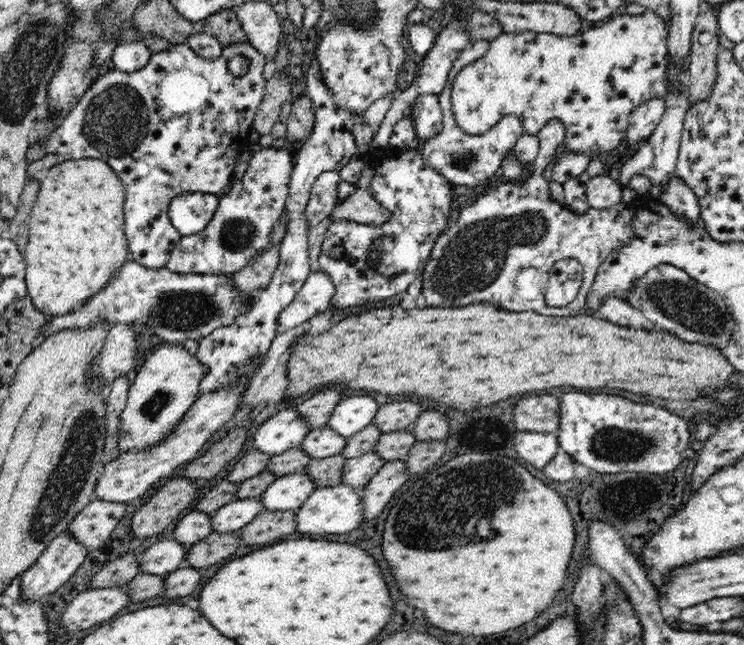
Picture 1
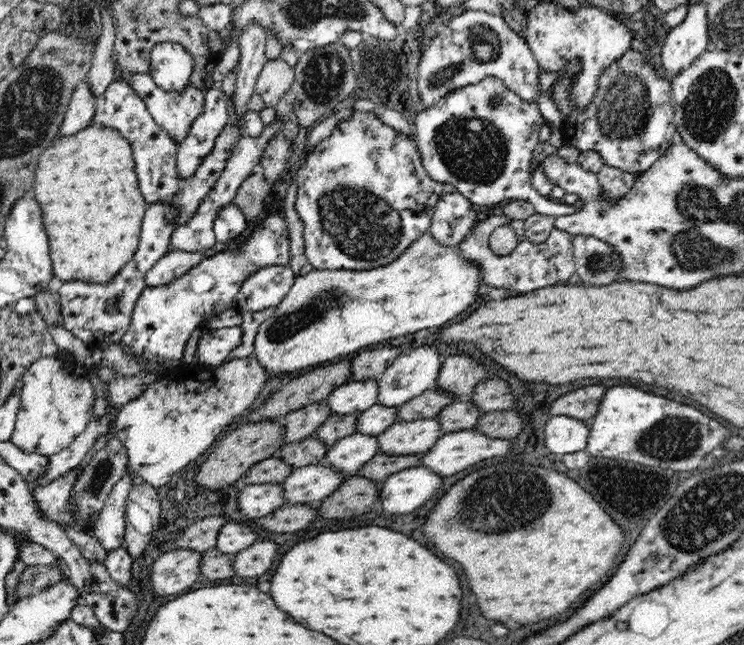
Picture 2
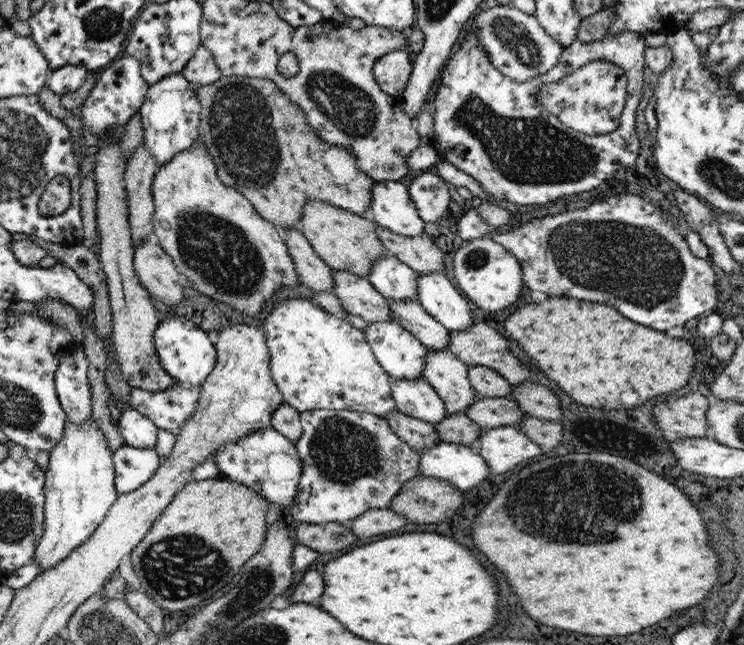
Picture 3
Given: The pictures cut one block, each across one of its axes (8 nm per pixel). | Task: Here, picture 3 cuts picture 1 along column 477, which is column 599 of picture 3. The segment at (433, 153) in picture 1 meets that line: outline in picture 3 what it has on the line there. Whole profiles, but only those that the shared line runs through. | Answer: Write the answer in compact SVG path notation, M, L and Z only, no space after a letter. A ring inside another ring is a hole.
M467 32L462 37L459 38L459 48L457 51L453 52L452 58L446 61L442 70L440 71L440 76L436 79L437 88L435 95L433 95L433 106L435 107L435 113L433 113L433 139L430 145L436 150L436 154L438 158L441 160L445 160L445 162L449 162L455 166L455 168L465 172L465 174L471 175L473 179L479 181L479 185L483 187L483 191L487 193L487 195L493 197L495 200L504 201L507 205L519 205L519 204L545 204L545 202L551 202L552 200L557 200L557 198L561 198L561 196L565 196L565 194L577 194L577 192L585 192L585 190L591 190L591 188L595 188L595 186L599 186L599 184L605 182L605 180L609 180L615 176L615 172L617 170L626 170L629 174L632 174L631 166L633 166L635 162L635 157L637 156L637 152L639 150L639 141L635 134L635 111L636 107L639 104L642 96L642 86L643 86L643 65L644 62L644 48L645 48L645 40L640 33L635 32L623 32L623 34L613 34L613 36L603 36L601 39L597 41L593 41L592 43L583 43L581 41L573 41L569 46L563 48L560 54L560 58L555 63L555 66L551 66L551 70L549 70L546 74L535 76L534 78L528 79L526 82L512 82L510 79L503 77L489 62L489 58L481 48L479 48L479 44L477 44L477 32ZM591 60L607 60L607 62L612 62L615 66L618 66L620 70L624 73L626 79L626 91L625 91L625 102L623 105L623 110L620 114L619 124L615 127L615 130L608 132L607 134L600 135L587 135L581 134L575 130L571 130L571 128L567 128L557 117L551 115L551 113L547 113L545 109L543 109L543 105L539 105L539 101L537 101L537 90L539 90L539 86L547 83L553 83L557 81L561 81L564 77L567 77L569 74L575 73L575 70L578 70L579 66L583 66L585 62L591 62Z

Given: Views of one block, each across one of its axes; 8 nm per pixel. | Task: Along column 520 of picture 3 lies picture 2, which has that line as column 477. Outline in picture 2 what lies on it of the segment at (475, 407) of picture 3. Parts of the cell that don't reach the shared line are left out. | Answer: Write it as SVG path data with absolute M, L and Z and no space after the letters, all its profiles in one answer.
M468 399L454 400L452 404L444 406L435 418L443 433L451 433L475 428L481 413Z

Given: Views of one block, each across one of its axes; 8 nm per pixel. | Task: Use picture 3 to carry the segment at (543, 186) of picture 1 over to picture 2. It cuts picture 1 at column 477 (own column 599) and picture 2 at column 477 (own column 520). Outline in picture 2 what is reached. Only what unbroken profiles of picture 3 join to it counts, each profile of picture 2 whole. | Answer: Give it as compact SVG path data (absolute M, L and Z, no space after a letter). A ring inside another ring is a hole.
M493 214L475 224L472 232L458 244L457 250L462 259L477 265L480 272L482 289L500 288L514 292L530 292L536 288L564 285L576 272L573 236L565 230L554 227L544 242L532 242L525 235L524 221L511 220L505 214ZM511 223L516 231L518 246L508 256L496 256L488 246L488 236L498 226Z

